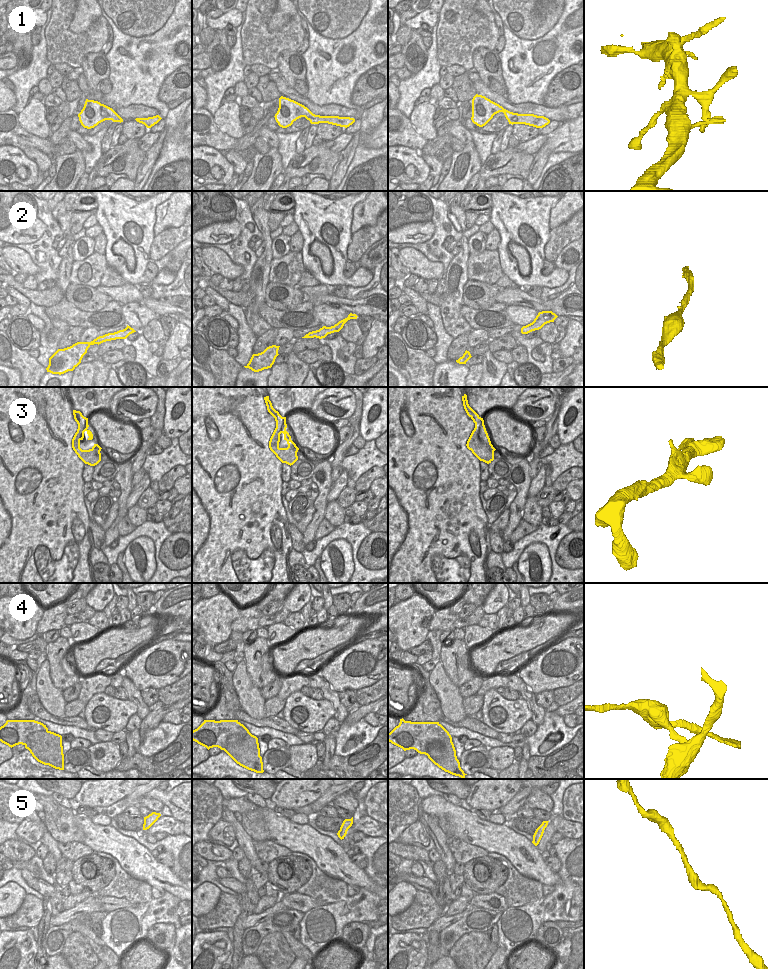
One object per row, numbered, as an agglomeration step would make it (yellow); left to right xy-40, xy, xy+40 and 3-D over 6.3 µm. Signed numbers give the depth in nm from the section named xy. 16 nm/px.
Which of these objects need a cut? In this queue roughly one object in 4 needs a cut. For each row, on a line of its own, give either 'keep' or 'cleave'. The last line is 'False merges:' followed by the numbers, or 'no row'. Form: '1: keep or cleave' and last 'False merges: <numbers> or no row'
1: keep
2: keep
3: keep
4: cleave
5: keep
False merges: 4

